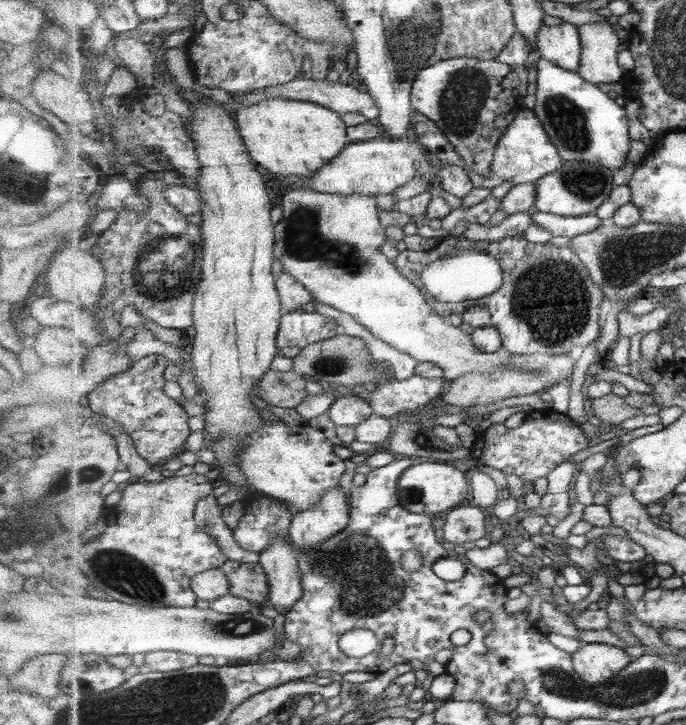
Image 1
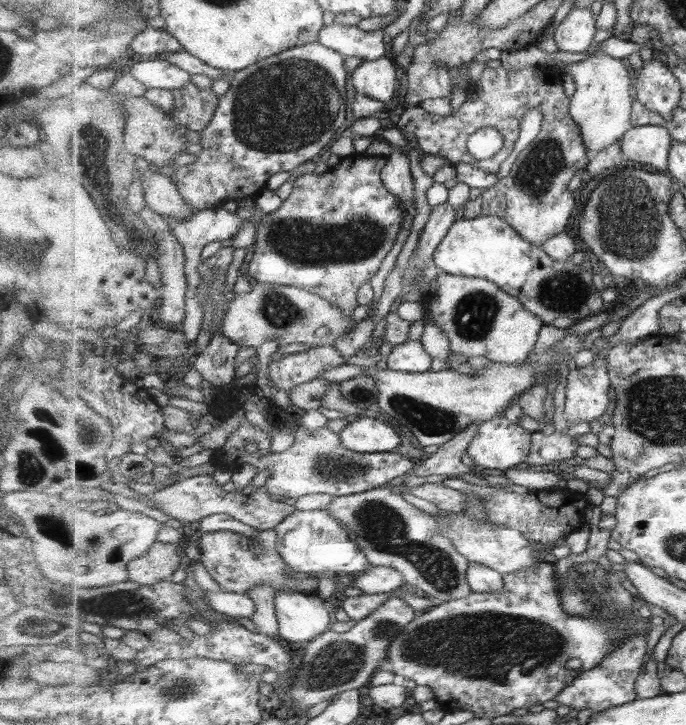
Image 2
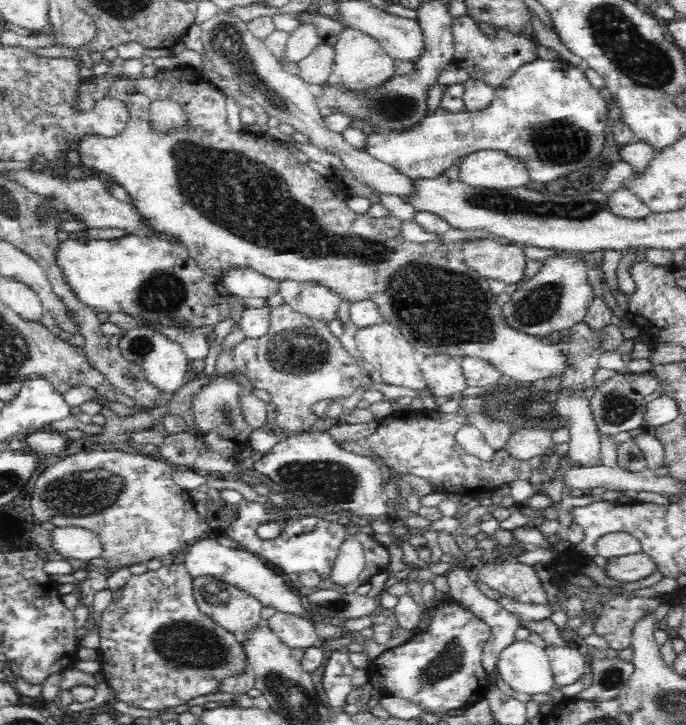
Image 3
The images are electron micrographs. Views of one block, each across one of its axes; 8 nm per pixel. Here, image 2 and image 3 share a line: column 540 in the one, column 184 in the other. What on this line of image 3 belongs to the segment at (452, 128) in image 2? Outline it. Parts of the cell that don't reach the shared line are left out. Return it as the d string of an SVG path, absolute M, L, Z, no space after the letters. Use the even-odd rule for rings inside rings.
M178 66L170 71L158 72L154 78L116 78L111 73L98 78L82 78L81 93L78 96L78 107L82 110L89 111L94 104L102 98L117 98L126 103L128 107L128 122L126 128L112 138L102 138L101 136L84 138L78 144L78 156L86 172L105 174L106 180L117 182L130 196L132 207L141 216L145 224L159 232L176 238L188 249L189 255L194 257L198 268L207 274L210 278L224 278L230 270L246 270L249 268L258 274L263 274L268 278L273 278L278 282L311 282L329 288L334 294L340 297L346 304L356 304L362 300L373 302L379 310L380 316L389 322L393 327L401 330L404 338L410 342L414 350L426 355L448 355L453 357L470 357L480 358L488 362L503 378L510 381L518 382L536 382L546 377L561 376L565 369L565 356L563 350L565 346L560 340L544 337L536 338L535 336L526 336L516 332L513 328L506 326L504 322L501 307L496 303L497 296L492 293L488 286L488 279L480 276L474 269L471 269L455 251L448 249L448 245L440 241L427 241L425 243L410 242L402 236L402 221L396 216L377 217L353 212L347 203L347 198L352 196L348 186L341 180L333 176L322 176L310 168L307 163L300 163L294 158L289 150L284 150L274 138L268 138L266 135L245 132L241 130L238 134L229 131L226 114L226 94L221 84L214 83L205 76L198 76L194 71L186 67ZM172 99L182 105L188 113L190 121L190 132L174 132L174 134L156 134L150 130L148 118L148 105L153 100Z

